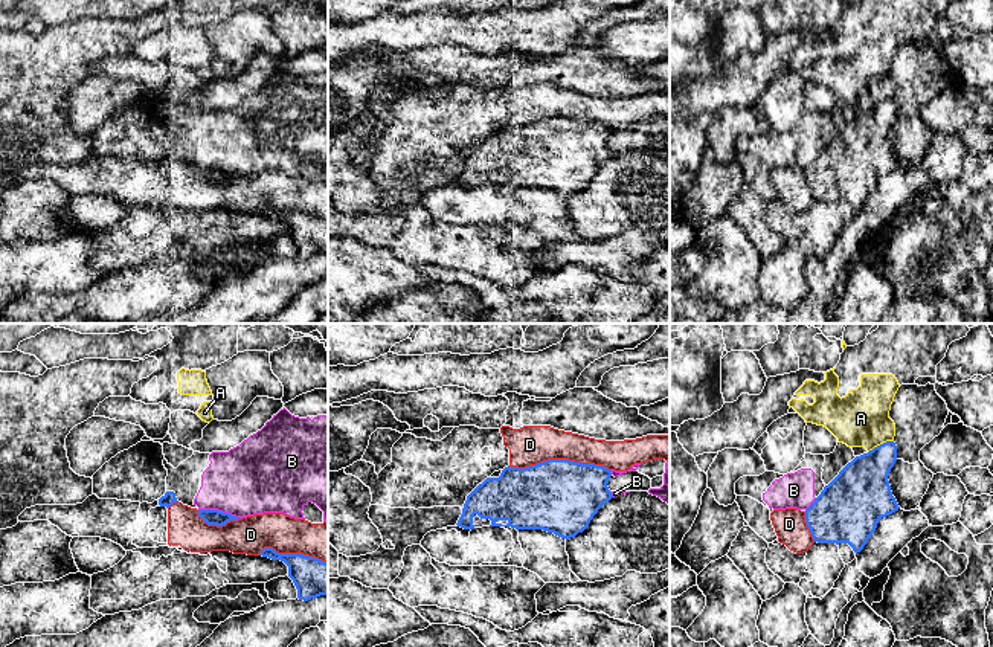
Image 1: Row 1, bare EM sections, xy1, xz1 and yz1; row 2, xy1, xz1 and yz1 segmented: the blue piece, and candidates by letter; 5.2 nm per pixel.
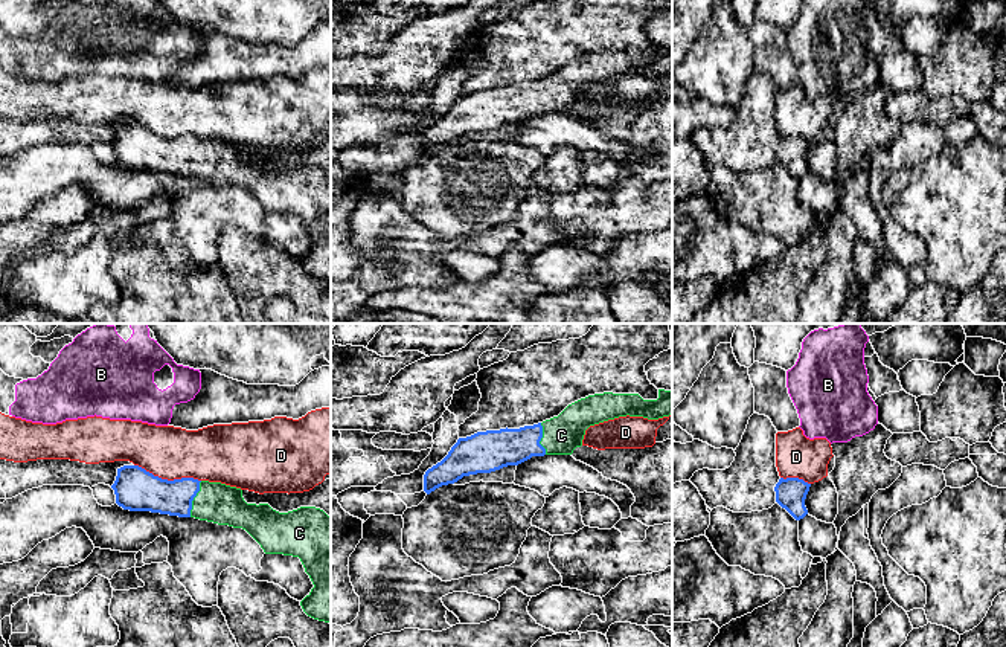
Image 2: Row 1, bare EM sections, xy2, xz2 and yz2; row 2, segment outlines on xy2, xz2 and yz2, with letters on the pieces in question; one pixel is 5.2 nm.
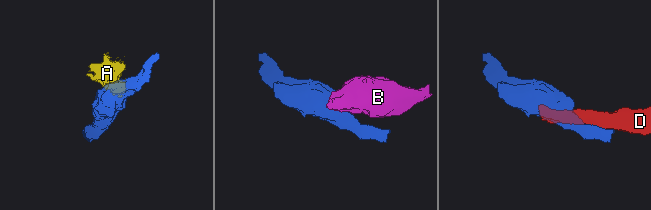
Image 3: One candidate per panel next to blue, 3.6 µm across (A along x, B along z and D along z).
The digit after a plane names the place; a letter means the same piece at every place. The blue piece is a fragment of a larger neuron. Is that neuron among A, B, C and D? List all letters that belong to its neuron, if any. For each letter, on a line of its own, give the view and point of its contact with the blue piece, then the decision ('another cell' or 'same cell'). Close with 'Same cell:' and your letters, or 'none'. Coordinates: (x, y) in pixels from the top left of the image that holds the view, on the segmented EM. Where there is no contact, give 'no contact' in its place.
A: contact yz1 (880, 444); another cell
B: contact xy1 (220, 511); another cell
C: contact xy2 (192, 499); same cell
D: contact xz1 (560, 460); another cell
Same cell: C

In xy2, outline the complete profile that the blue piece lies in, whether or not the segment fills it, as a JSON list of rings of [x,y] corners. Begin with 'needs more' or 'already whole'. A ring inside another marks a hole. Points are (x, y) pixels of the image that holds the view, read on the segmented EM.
needs more; [[[139,465],[117,468],[111,488],[116,494],[116,504],[123,510],[195,517],[242,528],[261,545],[265,554],[299,557],[314,584],[311,592],[300,601],[300,606],[308,616],[331,624],[331,516],[323,510],[300,507],[288,513],[279,513],[268,504],[247,504],[241,488],[194,478],[168,481]]]

